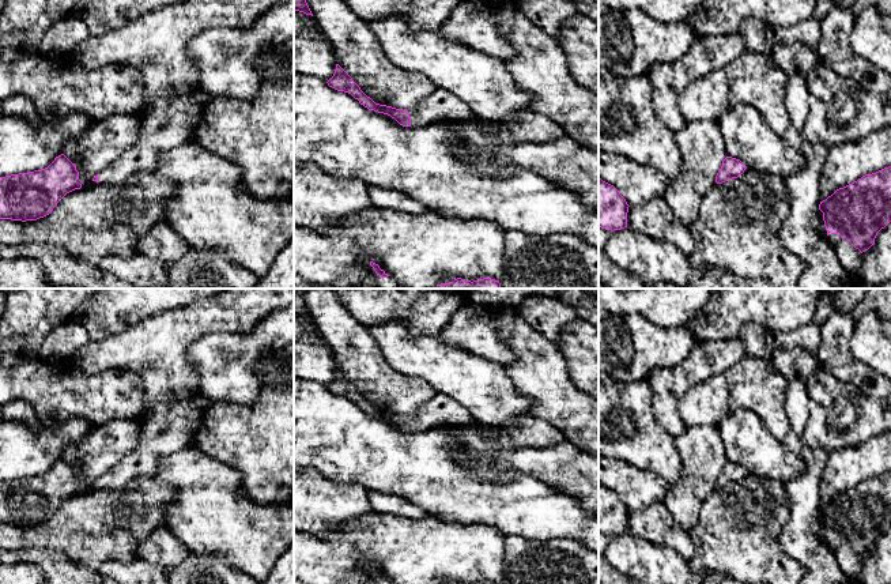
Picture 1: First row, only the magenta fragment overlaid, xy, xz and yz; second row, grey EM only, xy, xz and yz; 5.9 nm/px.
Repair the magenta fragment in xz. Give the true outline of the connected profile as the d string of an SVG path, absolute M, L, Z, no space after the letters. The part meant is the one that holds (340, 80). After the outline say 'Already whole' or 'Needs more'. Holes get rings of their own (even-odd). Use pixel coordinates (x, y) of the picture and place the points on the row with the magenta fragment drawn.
M336 64L335 74L326 83L337 91L351 94L369 110L390 116L403 127L423 127L442 118L471 118L475 116L464 101L441 88L437 88L411 110L375 103L339 64Z. Needs more

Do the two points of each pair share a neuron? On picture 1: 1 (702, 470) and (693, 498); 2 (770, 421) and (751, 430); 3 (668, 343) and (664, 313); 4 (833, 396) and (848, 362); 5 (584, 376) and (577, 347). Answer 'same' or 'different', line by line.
1: same
2: different
3: different
4: different
5: same

